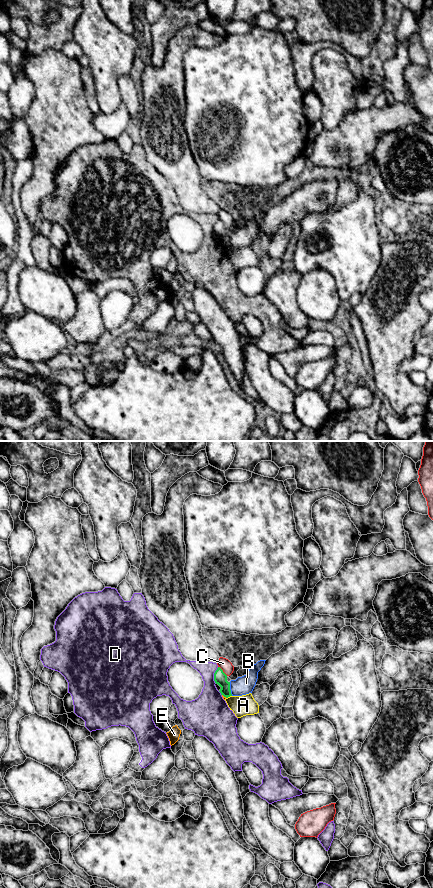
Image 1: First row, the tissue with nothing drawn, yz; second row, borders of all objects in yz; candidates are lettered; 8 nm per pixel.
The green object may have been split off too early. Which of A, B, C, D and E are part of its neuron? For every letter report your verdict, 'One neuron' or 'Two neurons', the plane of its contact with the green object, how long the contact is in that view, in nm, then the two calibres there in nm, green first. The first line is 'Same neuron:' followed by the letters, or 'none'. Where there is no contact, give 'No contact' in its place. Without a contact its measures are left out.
Same neuron: none
A: Two neurons. Touches green in yz. Shared border 50 nm. Thickness 110 nm (green) against 160 nm
B: Two neurons. Touches green in yz. Shared border 110 nm. Thickness 110 nm (green) against 150 nm
C: Two neurons. Touches green in yz. Shared border 110 nm. Thickness 110 nm (green) against 90 nm
D: Two neurons. Touches green in yz. Shared border 140 nm. Thickness 110 nm (green) against 240 nm
E: Two neurons. Touches green in yz. Shared border 50 nm. Thickness 110 nm (green) against 20 nm

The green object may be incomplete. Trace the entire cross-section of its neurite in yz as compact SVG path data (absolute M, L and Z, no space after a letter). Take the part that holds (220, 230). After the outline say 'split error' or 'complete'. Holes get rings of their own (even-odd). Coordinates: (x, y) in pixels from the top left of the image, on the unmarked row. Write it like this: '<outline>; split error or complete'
M218 219L214 225L214 233L221 239L219 243L221 247L223 247L226 250L232 248L230 242L230 234L227 233L227 227L223 224L223 222L220 219Z; complete

